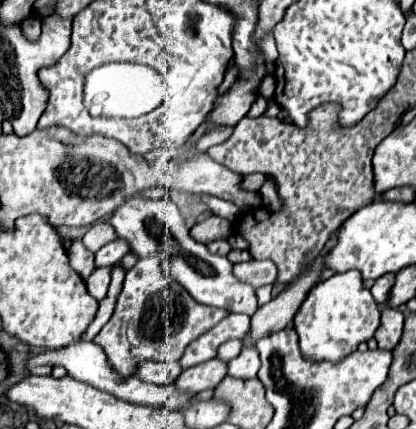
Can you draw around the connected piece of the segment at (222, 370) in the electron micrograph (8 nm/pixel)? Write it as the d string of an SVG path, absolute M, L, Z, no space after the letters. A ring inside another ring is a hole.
M212 359L208 363L200 363L196 367L182 371L174 385L176 385L176 389L180 389L180 393L194 395L204 389L214 389L224 377L226 377L226 363Z

